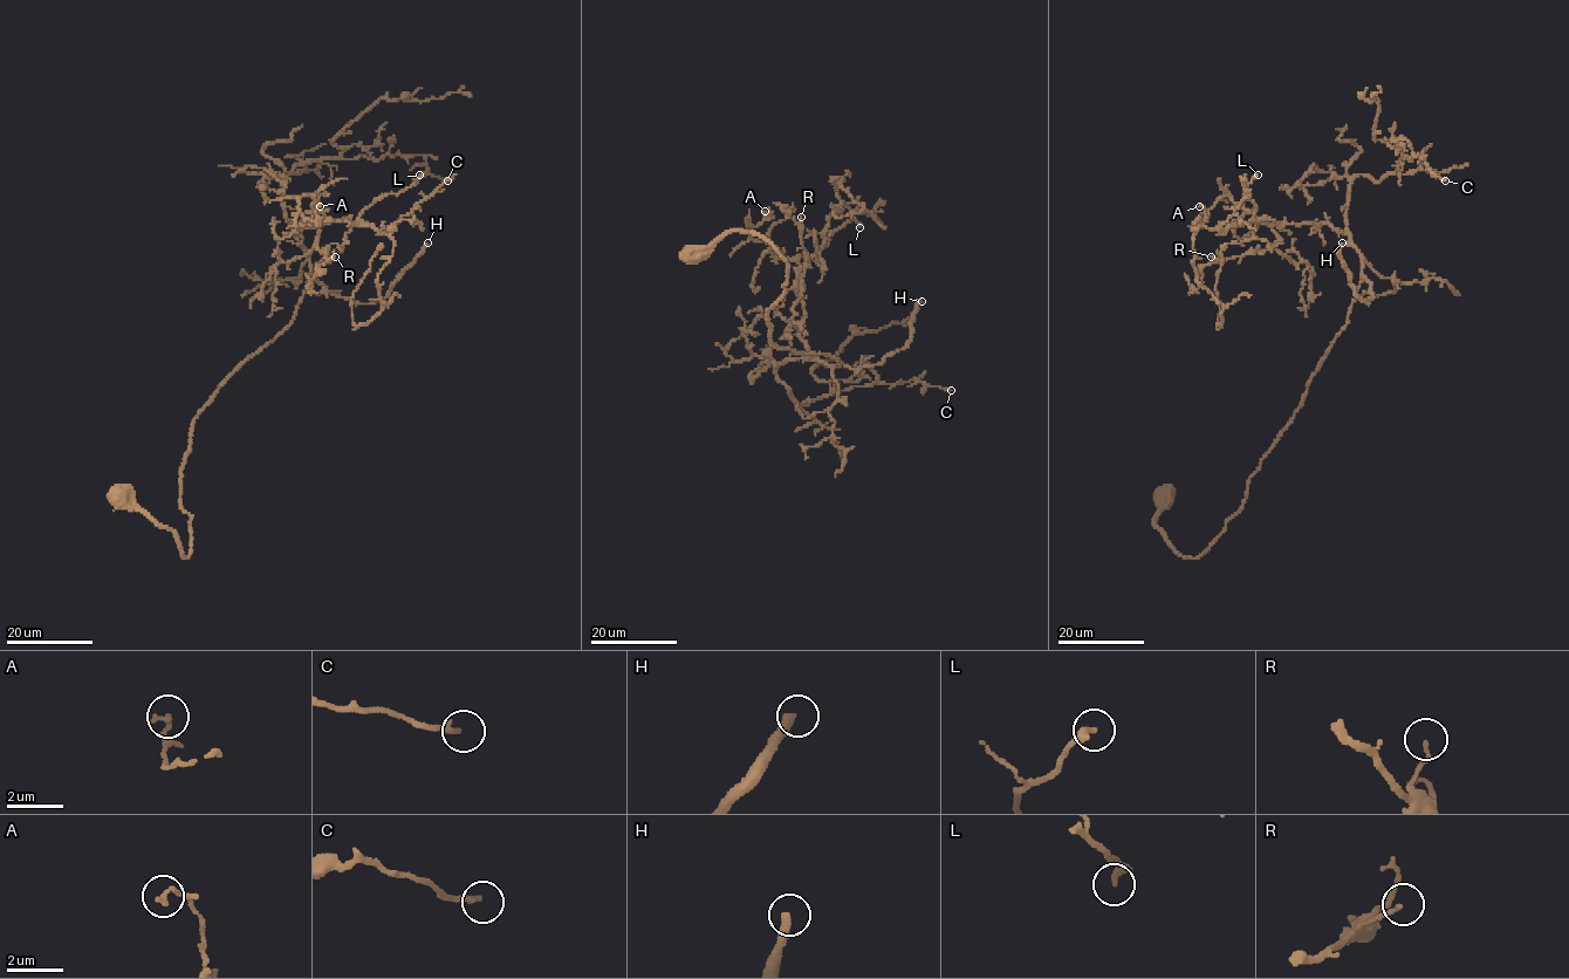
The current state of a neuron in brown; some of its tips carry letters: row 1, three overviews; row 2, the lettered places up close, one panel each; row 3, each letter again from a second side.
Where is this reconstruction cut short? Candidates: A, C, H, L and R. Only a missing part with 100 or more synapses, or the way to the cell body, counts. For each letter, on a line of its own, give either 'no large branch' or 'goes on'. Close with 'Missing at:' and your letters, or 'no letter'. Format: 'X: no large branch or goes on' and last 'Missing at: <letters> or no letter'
A: no large branch
C: no large branch
H: goes on
L: no large branch
R: no large branch
Missing at: H

